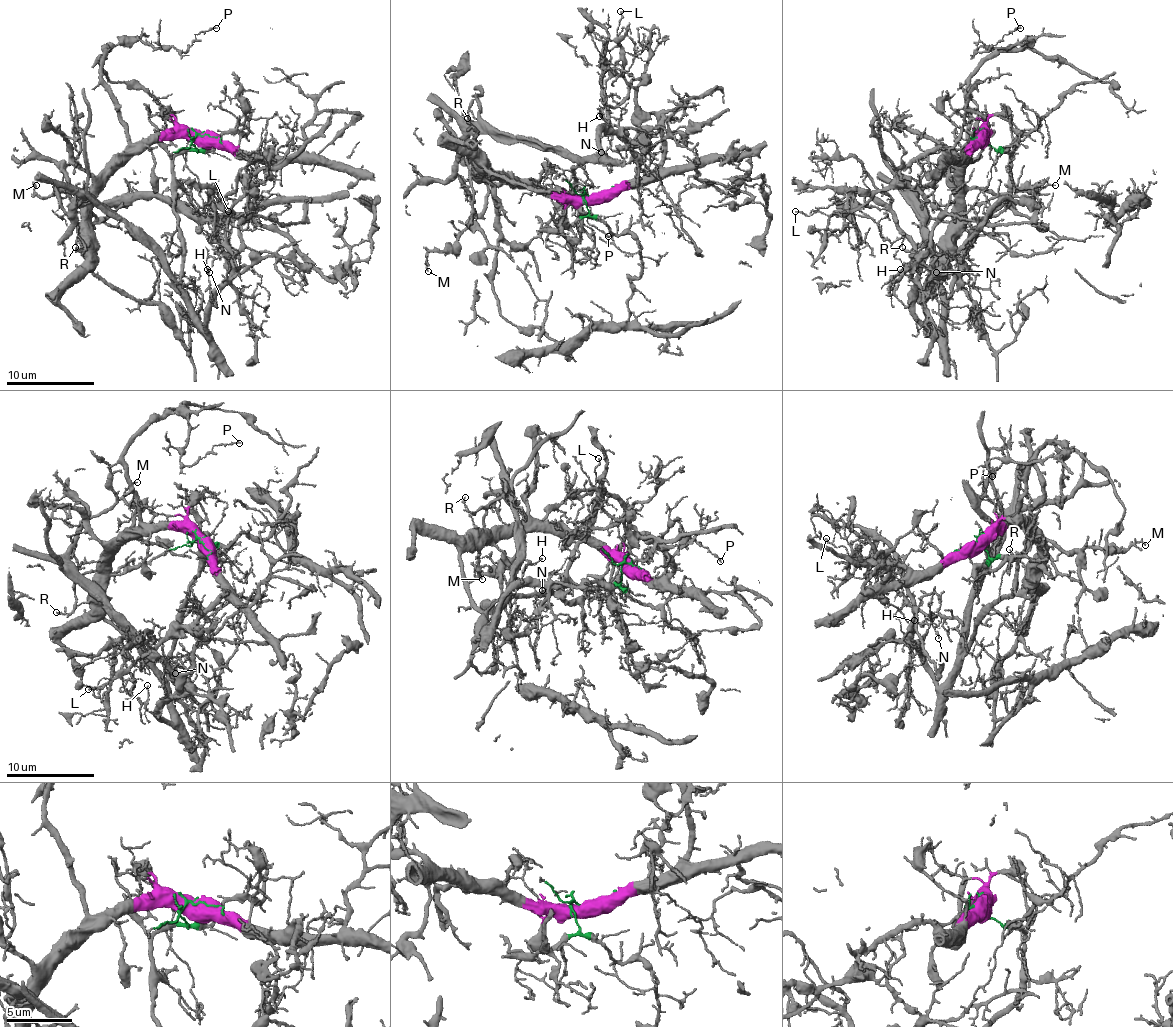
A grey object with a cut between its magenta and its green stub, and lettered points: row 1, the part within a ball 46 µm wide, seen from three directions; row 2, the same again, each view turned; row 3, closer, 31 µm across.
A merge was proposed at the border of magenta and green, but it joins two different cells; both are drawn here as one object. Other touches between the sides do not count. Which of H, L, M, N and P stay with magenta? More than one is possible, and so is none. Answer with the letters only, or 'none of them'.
L, M, P

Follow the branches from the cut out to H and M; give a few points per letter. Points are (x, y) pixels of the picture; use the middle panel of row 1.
H: (593, 197), (584, 197), (589, 212), (564, 225), (573, 170), (597, 150), (597, 131), (606, 122), (600, 115)
M: (593, 197), (540, 194), (492, 179), (488, 183), (488, 203), (455, 243), (433, 249), (426, 258), (428, 271)

